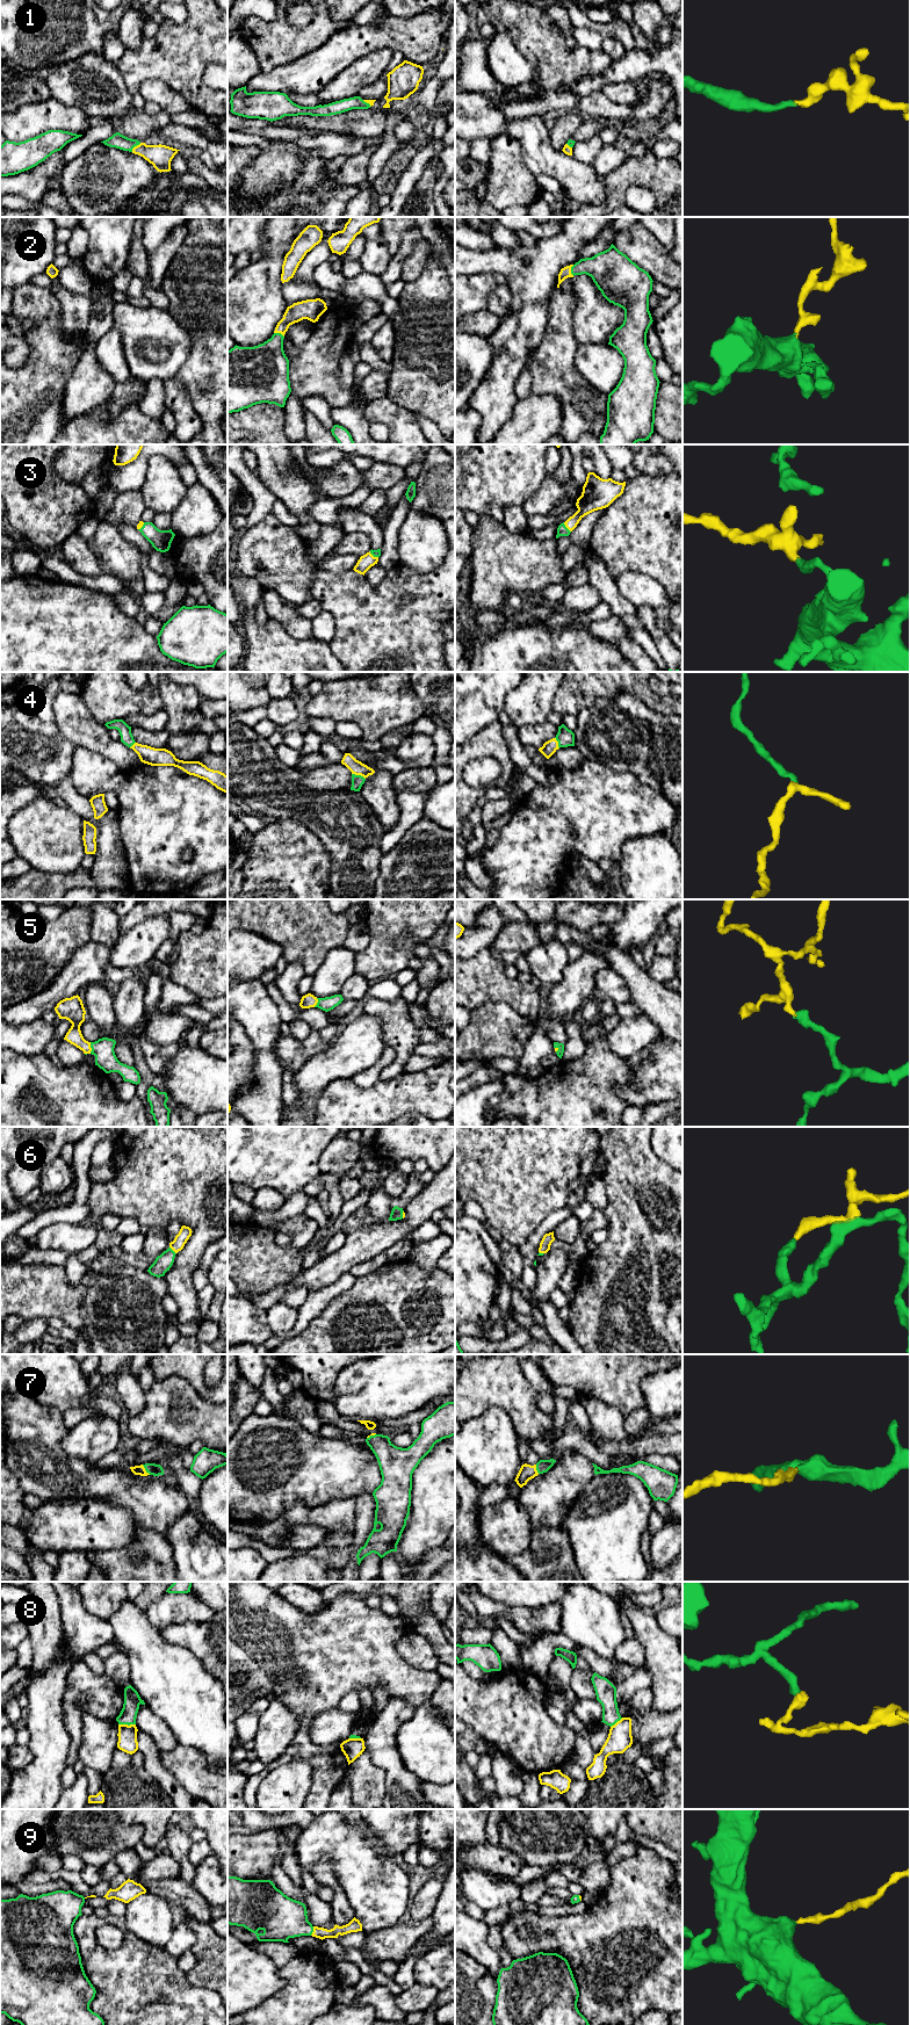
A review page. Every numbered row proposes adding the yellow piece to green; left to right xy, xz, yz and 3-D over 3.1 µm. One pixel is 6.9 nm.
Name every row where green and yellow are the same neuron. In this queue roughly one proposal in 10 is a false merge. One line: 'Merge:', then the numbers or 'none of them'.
Merge: 1, 2, 3, 4, 5, 6, 7, 9

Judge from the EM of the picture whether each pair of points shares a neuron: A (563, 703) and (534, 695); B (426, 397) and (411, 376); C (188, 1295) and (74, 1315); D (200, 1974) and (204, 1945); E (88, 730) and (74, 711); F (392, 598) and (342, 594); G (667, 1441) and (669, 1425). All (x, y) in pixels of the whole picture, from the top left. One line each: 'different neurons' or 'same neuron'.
A: different neurons
B: same neuron
C: different neurons
D: same neuron
E: same neuron
F: same neuron
G: different neurons

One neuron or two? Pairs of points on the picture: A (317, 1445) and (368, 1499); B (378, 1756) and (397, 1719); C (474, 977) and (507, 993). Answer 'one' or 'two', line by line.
A: two
B: one
C: one

